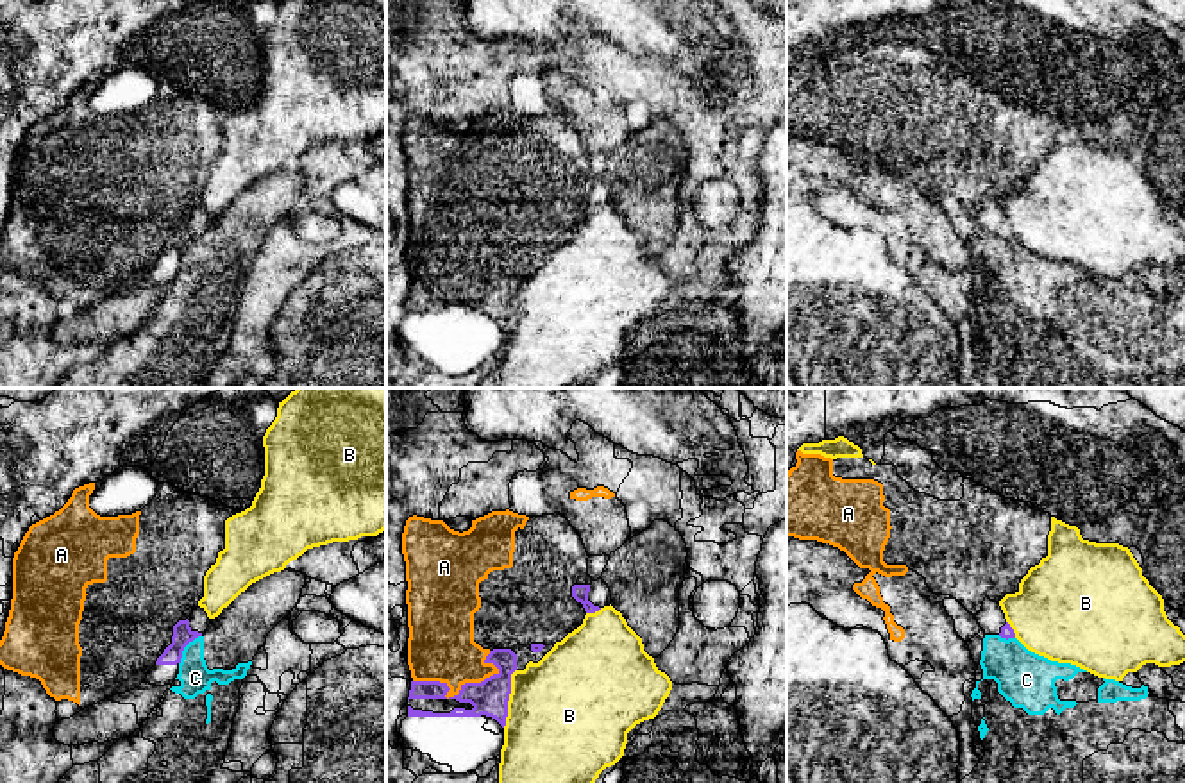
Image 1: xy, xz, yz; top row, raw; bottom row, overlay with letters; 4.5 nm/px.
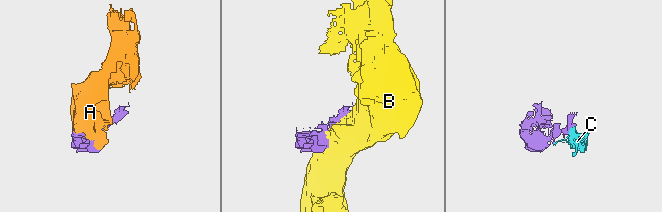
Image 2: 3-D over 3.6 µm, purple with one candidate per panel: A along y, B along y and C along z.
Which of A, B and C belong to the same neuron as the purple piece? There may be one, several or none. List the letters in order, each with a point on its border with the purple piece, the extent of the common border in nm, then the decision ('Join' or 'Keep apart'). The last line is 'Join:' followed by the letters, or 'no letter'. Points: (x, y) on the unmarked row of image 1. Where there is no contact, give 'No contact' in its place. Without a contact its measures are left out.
A: Touches purple at xz (454, 295). Shared border 400 nm. Join
B: Touches purple at xz (508, 297). Shared border 280 nm. Keep apart
C: Touches purple at xy (185, 245). Shared border 170 nm. Keep apart
Join: A

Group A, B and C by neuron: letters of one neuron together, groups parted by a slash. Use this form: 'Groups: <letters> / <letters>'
Groups: A / B / C

